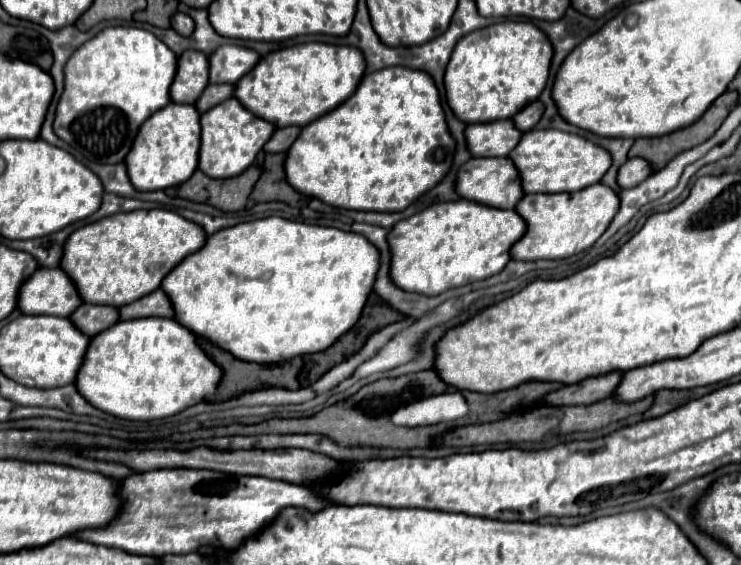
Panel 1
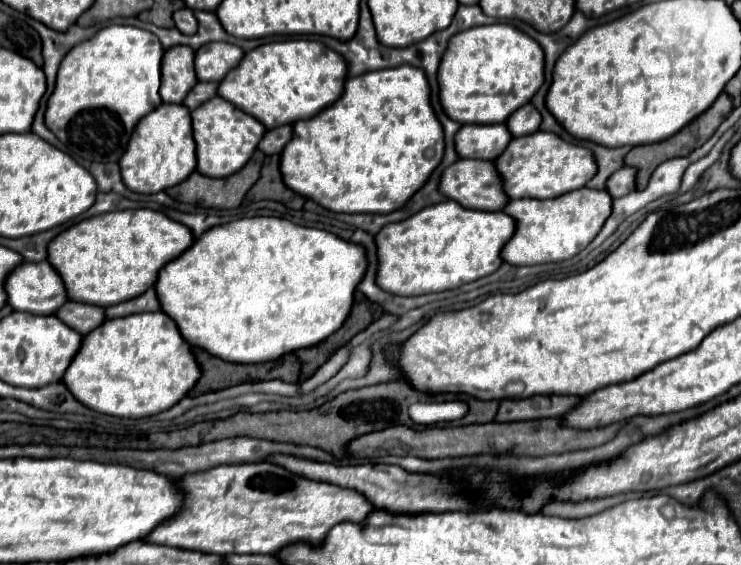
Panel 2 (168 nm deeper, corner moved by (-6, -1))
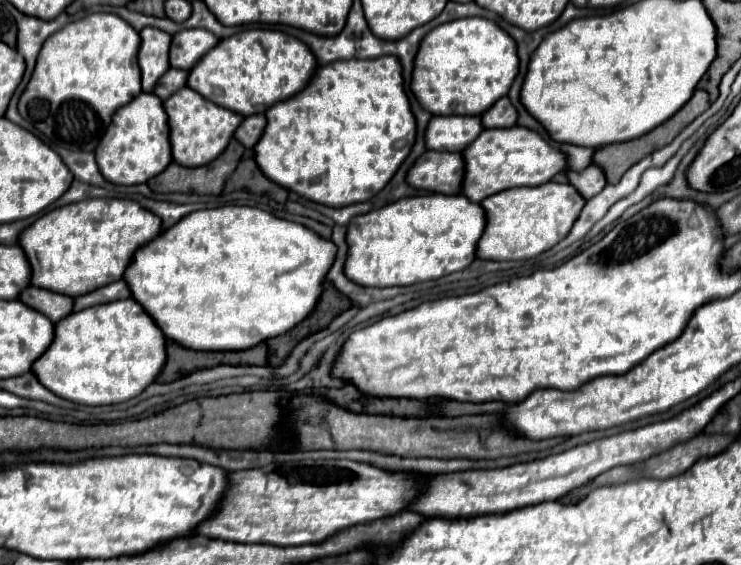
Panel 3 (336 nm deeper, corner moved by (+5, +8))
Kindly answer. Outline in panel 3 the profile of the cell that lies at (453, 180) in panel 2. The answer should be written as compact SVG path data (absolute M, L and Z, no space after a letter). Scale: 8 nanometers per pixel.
M427 150L423 156L419 156L407 174L407 182L411 186L441 194L461 194L463 178L465 178L463 154L435 150Z

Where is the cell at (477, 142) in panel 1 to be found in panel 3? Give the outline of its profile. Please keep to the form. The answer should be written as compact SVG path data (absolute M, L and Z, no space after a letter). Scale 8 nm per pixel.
M433 116L427 126L427 148L463 152L483 132L479 116Z

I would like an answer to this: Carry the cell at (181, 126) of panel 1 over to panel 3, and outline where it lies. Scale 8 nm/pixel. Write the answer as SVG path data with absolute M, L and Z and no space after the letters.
M141 92L137 98L133 98L133 102L129 102L129 106L121 106L113 114L113 122L101 138L95 156L103 178L113 184L143 184L149 178L161 174L173 162L169 116L165 112L163 100L155 94Z

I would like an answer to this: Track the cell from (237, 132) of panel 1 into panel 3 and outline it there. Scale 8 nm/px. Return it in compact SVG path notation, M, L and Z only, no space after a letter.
M183 88L171 98L167 98L165 110L169 116L169 128L171 128L173 160L181 166L205 166L215 158L219 158L229 146L237 126L243 122L241 114L213 104L211 100L203 98L191 88Z

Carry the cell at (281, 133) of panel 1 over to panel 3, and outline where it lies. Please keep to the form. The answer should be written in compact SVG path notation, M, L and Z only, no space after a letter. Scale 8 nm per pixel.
M265 114L247 116L247 118L241 122L241 126L237 128L235 138L237 138L241 144L245 144L245 148L253 148L253 146L261 140L261 136L263 136L263 132L265 132L265 126L267 126Z

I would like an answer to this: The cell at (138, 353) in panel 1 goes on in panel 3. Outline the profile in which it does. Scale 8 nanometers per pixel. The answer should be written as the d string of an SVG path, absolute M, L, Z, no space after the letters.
M131 298L109 302L109 304L99 304L81 312L73 312L65 320L57 322L55 330L57 330L57 338L53 346L49 346L45 356L35 362L33 370L45 388L77 404L107 406L107 404L127 402L139 396L149 384L157 380L167 360L163 332L153 322L153 318L143 310L143 306Z

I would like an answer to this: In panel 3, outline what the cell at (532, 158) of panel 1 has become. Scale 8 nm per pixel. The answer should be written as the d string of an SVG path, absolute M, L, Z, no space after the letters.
M525 126L483 130L483 134L463 152L465 156L465 180L463 196L473 202L481 202L491 194L503 192L515 186L539 186L553 180L567 166L567 158L559 148L553 148L535 130Z

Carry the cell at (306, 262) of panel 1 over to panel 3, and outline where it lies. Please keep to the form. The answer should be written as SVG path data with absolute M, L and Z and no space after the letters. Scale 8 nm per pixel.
M221 206L221 208L197 210L197 212L189 214L185 220L177 222L177 226L159 234L153 242L149 242L149 246L145 246L143 250L137 250L137 254L133 256L133 262L129 264L129 270L125 272L125 280L127 280L135 300L145 310L149 310L149 314L153 316L153 320L157 322L157 326L161 328L161 332L167 338L171 338L191 350L247 350L247 348L257 346L259 342L265 342L269 338L275 338L275 336L281 336L281 334L293 330L293 326L303 322L303 318L307 318L313 312L313 308L317 306L319 296L323 292L323 282L327 278L327 270L329 270L329 266L333 266L335 256L337 256L337 246L333 246L331 240L321 238L317 232L305 228L303 224L275 218L273 214L259 210L259 208Z

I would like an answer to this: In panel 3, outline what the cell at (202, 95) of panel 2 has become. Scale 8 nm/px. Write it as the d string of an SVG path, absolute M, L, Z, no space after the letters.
M171 68L171 70L157 82L157 86L155 86L153 92L155 92L161 100L165 100L165 98L169 98L171 94L175 94L177 90L181 90L181 88L187 86L187 76L189 76L189 72Z

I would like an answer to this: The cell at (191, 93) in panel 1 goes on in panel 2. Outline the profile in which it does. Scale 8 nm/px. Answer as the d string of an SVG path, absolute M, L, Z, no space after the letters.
M176 45L168 47L162 57L162 83L160 97L164 103L182 103L186 93L196 85L196 73L192 67L192 47Z

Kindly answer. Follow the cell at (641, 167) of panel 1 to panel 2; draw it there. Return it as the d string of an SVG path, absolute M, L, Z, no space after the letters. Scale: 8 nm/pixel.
M622 167L616 173L612 173L610 179L606 181L606 191L608 195L612 195L612 199L624 197L634 189L636 189L636 169L634 167Z

